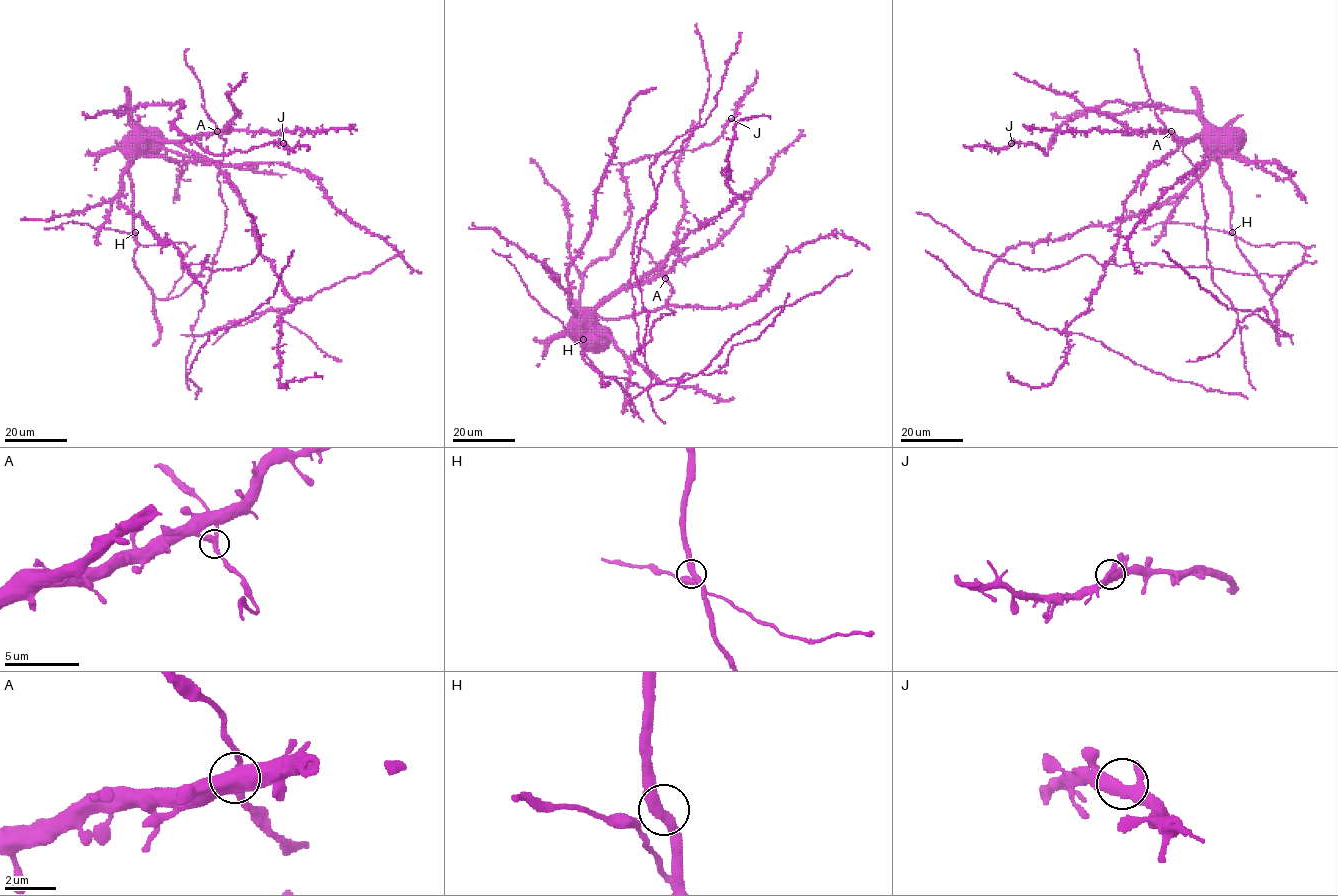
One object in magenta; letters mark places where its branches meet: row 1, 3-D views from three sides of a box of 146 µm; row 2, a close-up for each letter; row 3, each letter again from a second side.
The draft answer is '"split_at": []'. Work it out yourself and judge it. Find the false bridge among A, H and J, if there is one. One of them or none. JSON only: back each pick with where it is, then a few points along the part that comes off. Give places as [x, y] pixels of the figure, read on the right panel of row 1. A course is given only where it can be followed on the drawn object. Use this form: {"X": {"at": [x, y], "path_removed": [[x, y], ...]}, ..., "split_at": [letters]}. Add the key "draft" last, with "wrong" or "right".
{"split_at": [], "draft": "right"}

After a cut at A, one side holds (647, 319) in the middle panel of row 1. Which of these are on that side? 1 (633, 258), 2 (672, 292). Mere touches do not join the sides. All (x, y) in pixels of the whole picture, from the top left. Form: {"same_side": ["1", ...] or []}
{"same_side": ["1"]}

